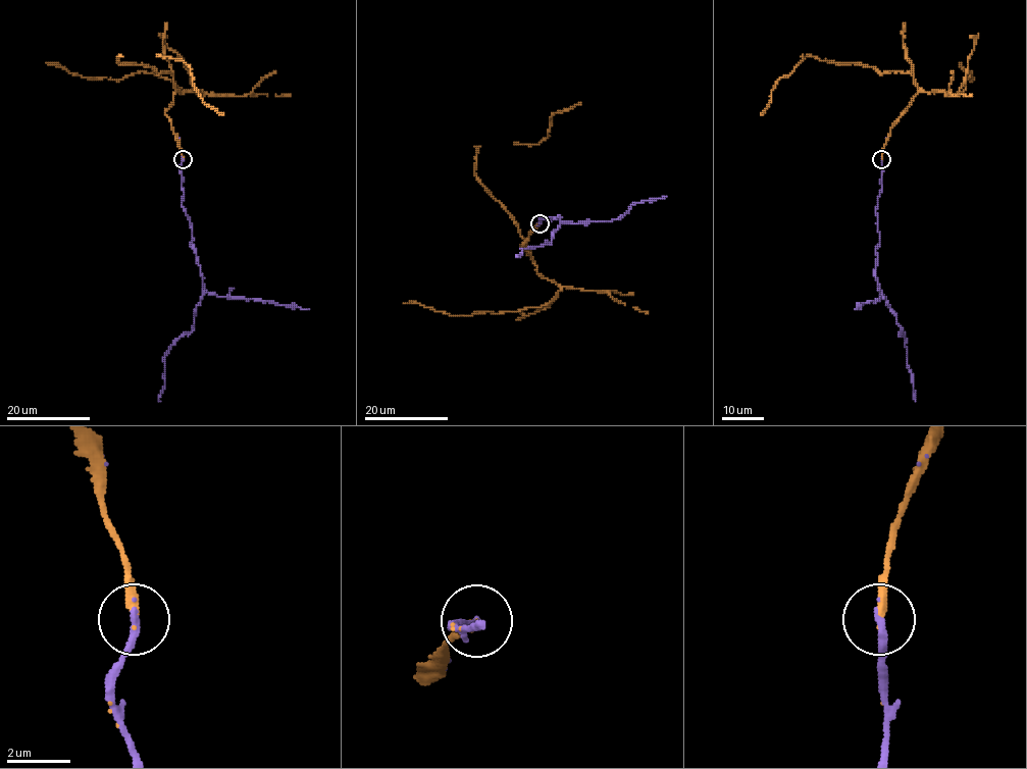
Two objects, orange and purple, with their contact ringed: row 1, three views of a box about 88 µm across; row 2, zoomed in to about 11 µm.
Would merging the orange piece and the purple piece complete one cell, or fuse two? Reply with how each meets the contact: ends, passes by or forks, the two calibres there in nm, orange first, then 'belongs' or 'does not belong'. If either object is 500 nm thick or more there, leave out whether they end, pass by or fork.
orange ends there; purple ends there; 280 nm thick on the orange side, 280 nm on the other; belongs

